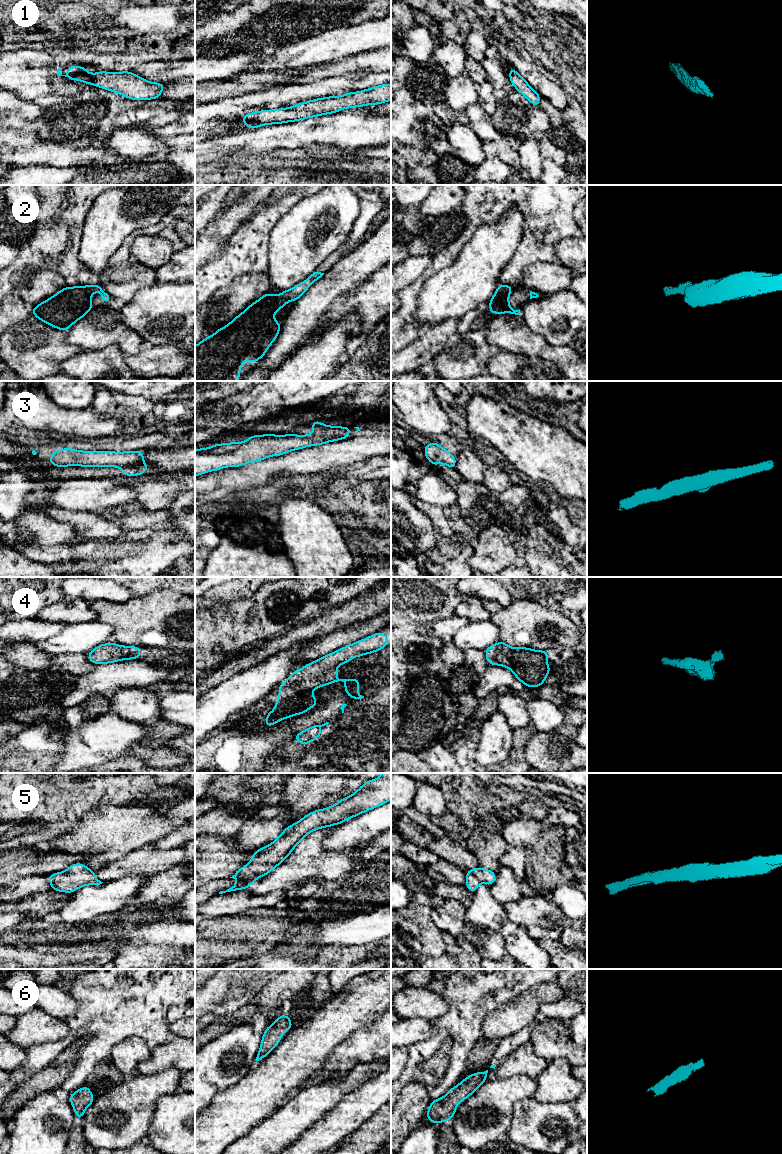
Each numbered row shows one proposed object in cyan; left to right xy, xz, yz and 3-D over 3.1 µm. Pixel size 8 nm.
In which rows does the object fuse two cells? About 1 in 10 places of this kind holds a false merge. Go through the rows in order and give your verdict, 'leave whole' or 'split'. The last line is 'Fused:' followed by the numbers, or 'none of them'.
1: leave whole
2: leave whole
3: leave whole
4: leave whole
5: leave whole
6: leave whole
Fused: none of them

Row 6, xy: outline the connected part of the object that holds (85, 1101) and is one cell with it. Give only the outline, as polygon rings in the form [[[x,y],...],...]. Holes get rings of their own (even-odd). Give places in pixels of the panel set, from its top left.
[[[87,1085],[70,1094],[70,1103],[74,1108],[74,1113],[77,1118],[83,1118],[86,1108],[93,1103],[94,1098],[95,1096],[92,1095]]]

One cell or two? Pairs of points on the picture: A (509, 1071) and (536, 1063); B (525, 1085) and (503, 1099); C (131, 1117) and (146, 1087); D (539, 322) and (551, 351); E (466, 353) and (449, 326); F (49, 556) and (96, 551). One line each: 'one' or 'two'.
A: one
B: one
C: one
D: two
E: two
F: two

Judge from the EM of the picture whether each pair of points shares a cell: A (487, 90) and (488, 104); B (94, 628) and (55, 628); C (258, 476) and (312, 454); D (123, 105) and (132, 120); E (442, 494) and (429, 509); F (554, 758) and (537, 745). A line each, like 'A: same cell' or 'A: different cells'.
A: same cell
B: different cells
C: same cell
D: same cell
E: different cells
F: same cell

